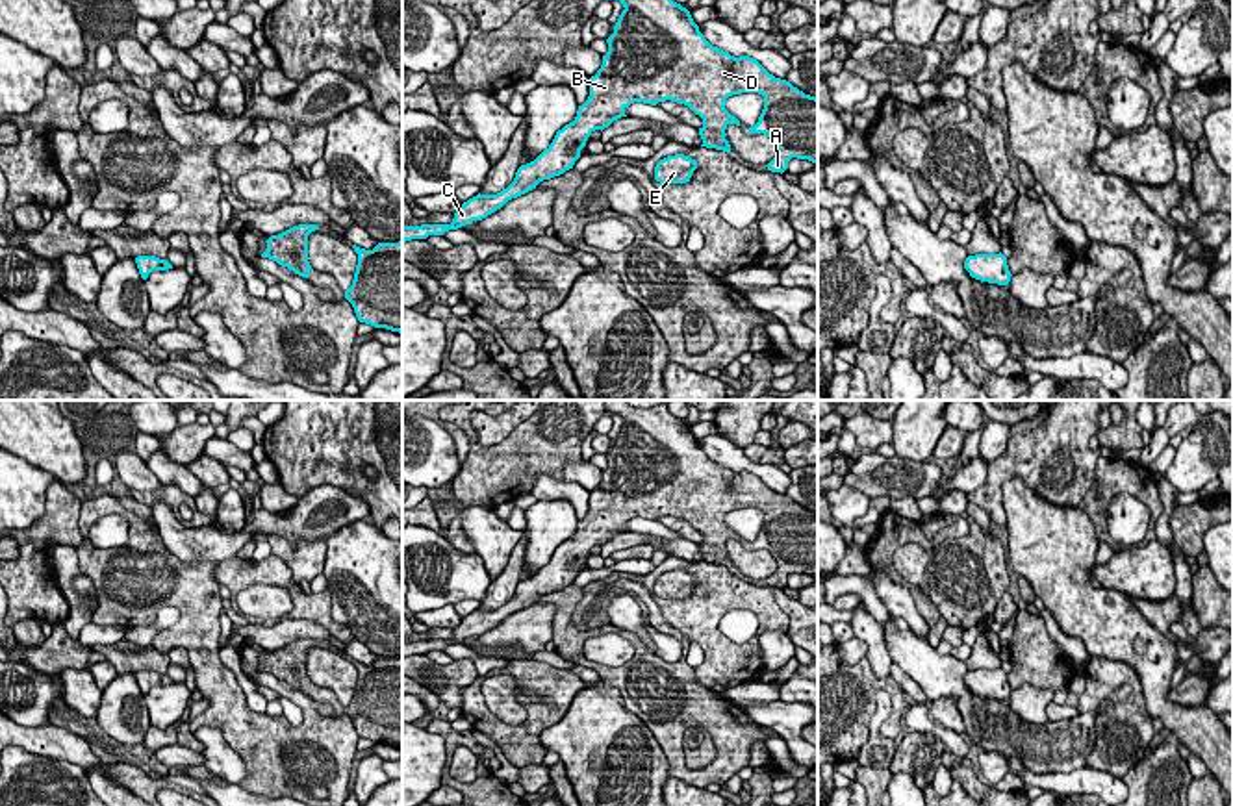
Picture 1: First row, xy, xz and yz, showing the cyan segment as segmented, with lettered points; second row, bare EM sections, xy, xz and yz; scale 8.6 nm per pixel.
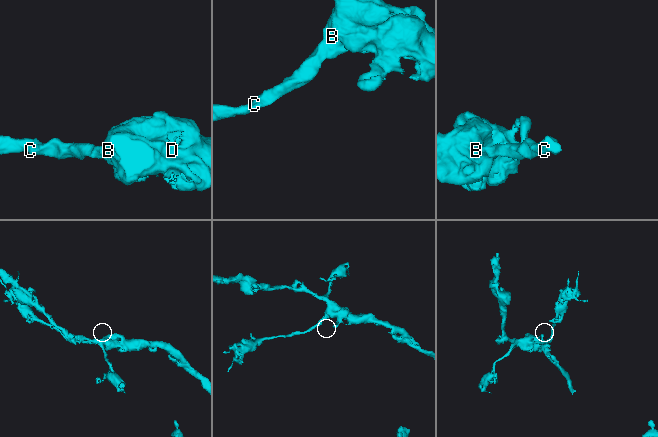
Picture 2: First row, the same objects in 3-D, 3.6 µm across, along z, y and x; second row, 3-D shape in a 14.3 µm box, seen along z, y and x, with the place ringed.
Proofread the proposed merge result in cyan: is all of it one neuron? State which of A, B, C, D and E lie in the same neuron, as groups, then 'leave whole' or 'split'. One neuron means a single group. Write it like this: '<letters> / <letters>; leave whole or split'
A B C D E; leave whole

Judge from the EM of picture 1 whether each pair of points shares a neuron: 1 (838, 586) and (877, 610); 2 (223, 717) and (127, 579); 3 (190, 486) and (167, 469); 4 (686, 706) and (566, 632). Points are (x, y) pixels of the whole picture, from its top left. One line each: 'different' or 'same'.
1: same
2: same
3: same
4: same

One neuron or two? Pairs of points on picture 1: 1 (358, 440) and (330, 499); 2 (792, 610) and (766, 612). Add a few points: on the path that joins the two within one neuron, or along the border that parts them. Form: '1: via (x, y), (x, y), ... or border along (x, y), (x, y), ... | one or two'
1: border along (299, 497), (334, 484), (360, 497), (371, 514) | two
2: border along (772, 588), (774, 601), (788, 617), (788, 632) | two

